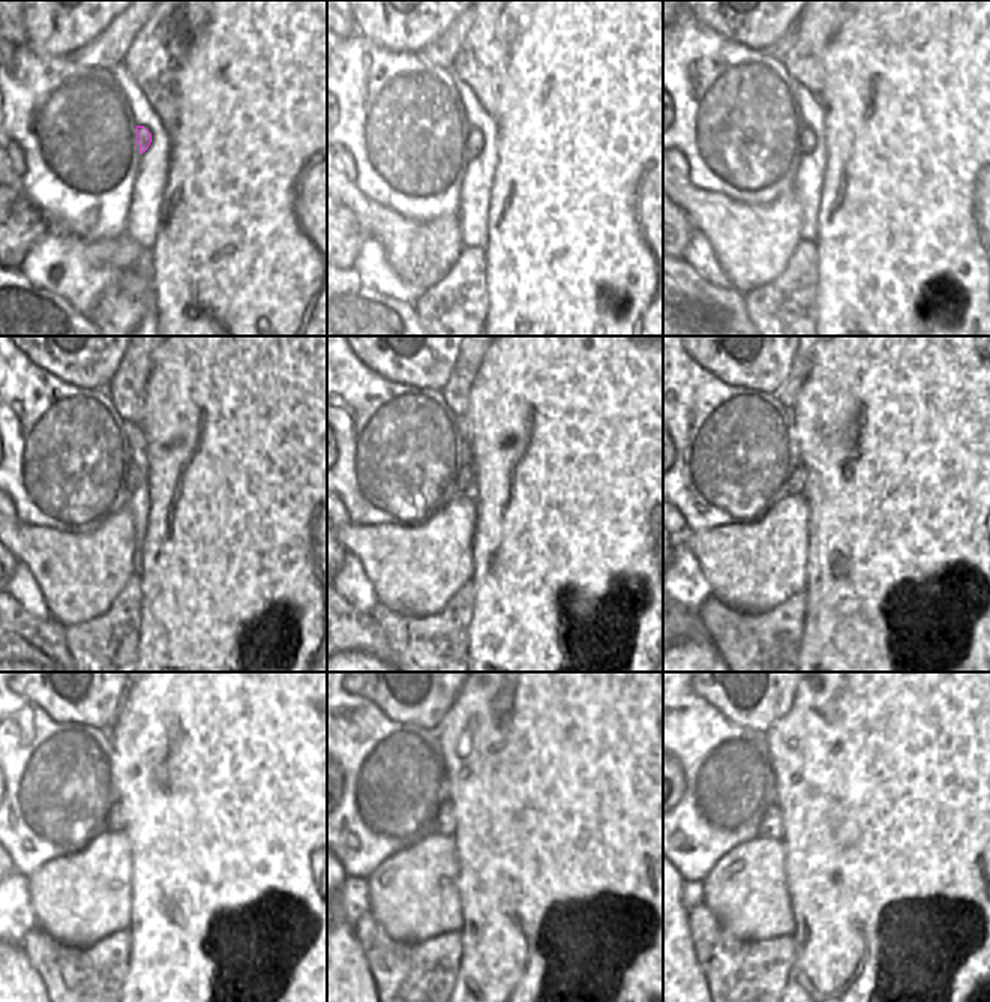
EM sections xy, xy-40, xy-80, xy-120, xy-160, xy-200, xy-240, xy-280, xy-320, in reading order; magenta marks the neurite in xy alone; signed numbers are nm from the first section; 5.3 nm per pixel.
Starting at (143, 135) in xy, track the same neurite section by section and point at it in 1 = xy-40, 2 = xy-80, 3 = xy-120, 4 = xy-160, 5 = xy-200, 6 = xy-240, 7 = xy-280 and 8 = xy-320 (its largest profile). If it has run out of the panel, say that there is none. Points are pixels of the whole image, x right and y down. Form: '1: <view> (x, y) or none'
1: xy-40 (476, 141)
2: xy-80 (807, 140)
3: xy-120 (134, 476)
4: xy-160 (467, 477)
5: xy-200 (798, 476)
6: xy-240 (114, 819)
7: xy-280 (444, 822)
8: xy-320 (771, 827)

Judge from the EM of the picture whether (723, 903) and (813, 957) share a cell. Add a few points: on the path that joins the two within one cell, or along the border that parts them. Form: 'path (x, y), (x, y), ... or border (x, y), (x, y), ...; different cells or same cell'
border (789, 900), (795, 926), (794, 935); different cells

